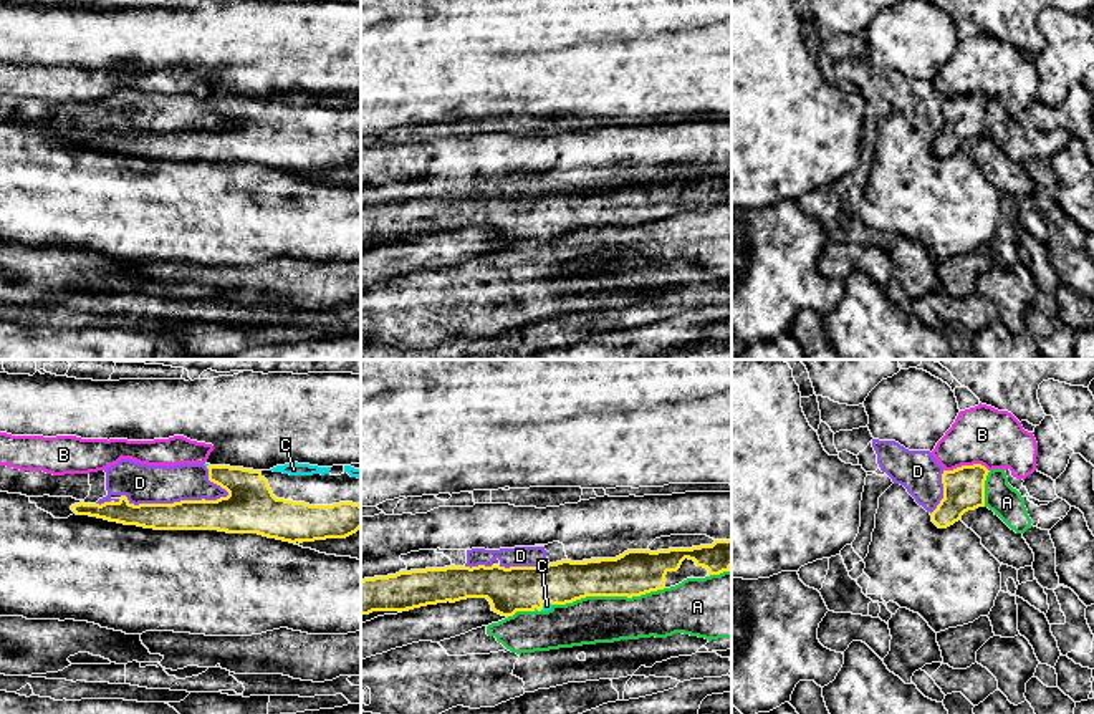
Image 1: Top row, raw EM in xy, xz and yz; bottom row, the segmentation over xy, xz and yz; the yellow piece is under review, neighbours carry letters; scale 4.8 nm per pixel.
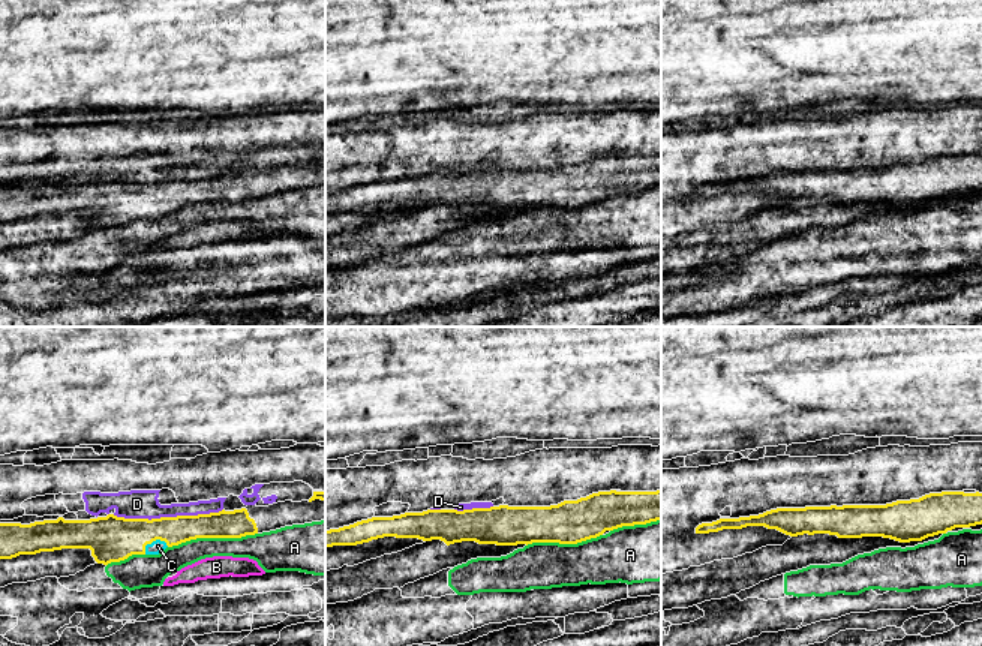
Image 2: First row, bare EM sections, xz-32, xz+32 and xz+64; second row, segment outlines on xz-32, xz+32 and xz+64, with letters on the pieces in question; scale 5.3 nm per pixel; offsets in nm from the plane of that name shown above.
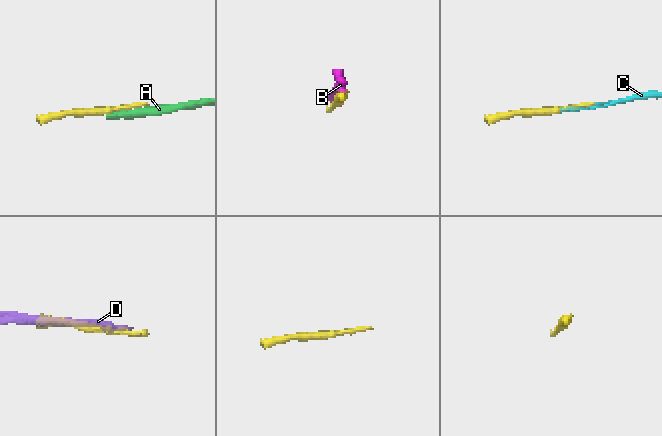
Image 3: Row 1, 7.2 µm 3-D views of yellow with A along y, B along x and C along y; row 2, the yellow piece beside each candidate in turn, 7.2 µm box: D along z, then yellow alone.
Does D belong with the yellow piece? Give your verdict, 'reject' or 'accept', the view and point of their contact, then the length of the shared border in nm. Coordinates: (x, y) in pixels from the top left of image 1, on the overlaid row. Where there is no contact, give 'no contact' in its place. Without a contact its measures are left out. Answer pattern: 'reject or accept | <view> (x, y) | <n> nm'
reject | xy (176, 502) | 500 nm

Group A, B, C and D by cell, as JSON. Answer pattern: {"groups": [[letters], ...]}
{"groups": [["A"], ["B"], ["C"], ["D"]]}

